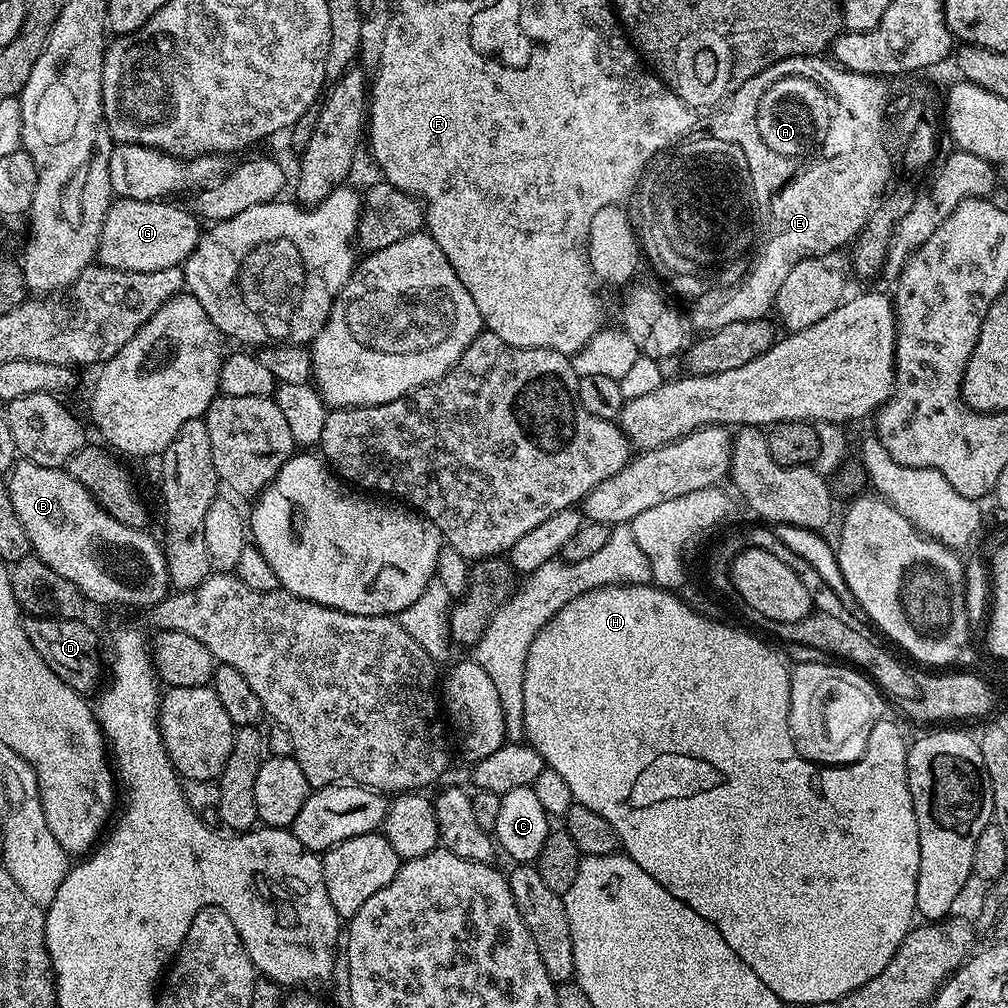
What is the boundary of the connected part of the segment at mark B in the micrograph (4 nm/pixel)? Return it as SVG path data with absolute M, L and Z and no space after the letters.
M21 459L14 463L7 477L10 502L14 502L14 514L26 530L32 543L32 552L40 557L50 570L62 574L62 578L74 582L82 590L85 601L96 604L133 604L147 609L155 606L170 592L168 561L164 558L161 541L151 536L151 531L131 528L114 518L86 490L82 482L75 480L64 468L47 468Z

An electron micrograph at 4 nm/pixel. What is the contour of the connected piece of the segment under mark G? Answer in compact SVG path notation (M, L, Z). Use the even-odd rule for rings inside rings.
M113 199L100 235L99 263L106 268L131 272L181 267L198 246L202 224L187 207L179 208L172 203L176 202Z

